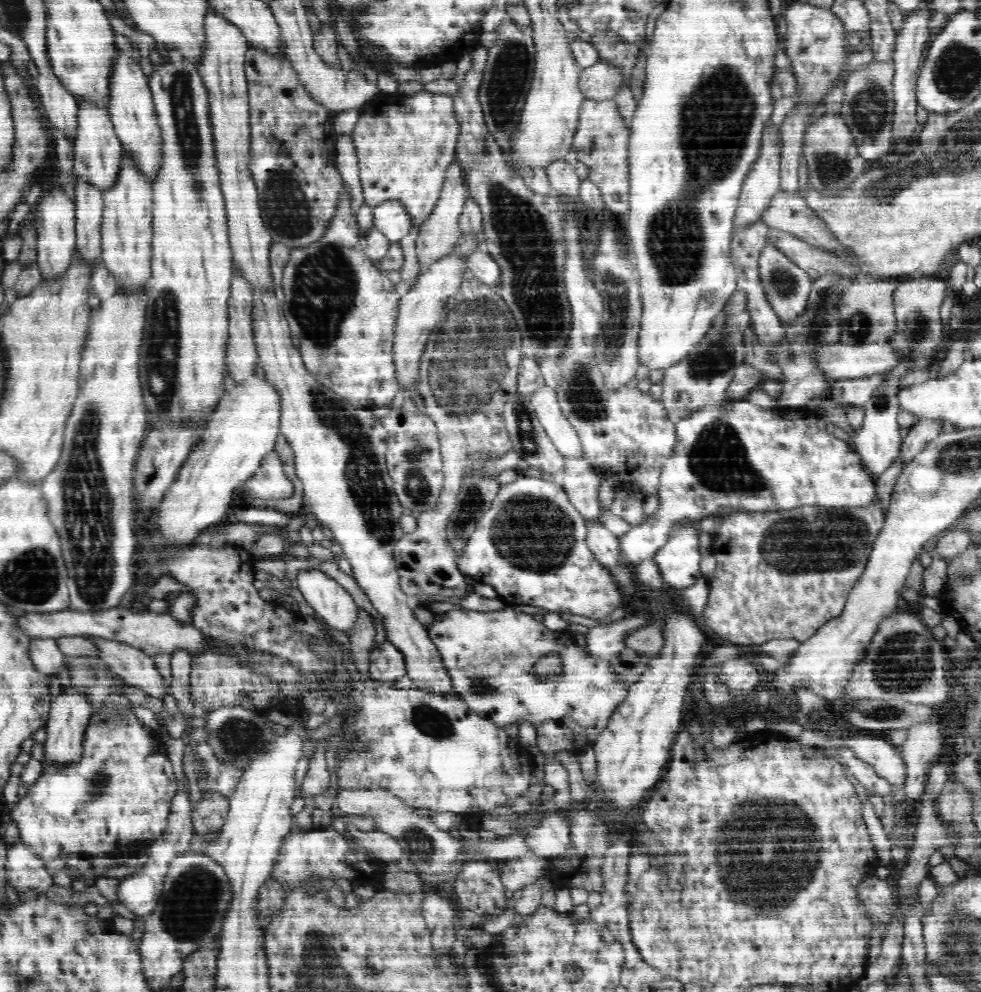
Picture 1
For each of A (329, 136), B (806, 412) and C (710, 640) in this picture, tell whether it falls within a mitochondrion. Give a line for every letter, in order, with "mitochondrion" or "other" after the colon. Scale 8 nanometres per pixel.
A: other
B: other
C: other

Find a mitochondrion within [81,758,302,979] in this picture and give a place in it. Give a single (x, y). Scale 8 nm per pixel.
(192, 900)

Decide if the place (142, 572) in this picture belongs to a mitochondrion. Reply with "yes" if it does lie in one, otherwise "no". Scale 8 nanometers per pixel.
no

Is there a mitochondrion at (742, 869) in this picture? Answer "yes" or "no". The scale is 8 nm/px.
yes

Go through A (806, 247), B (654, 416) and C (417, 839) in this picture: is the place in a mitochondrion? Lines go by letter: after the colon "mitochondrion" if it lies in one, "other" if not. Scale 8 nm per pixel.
A: other
B: other
C: mitochondrion

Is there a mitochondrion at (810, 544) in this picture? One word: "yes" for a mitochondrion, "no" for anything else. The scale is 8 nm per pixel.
yes

